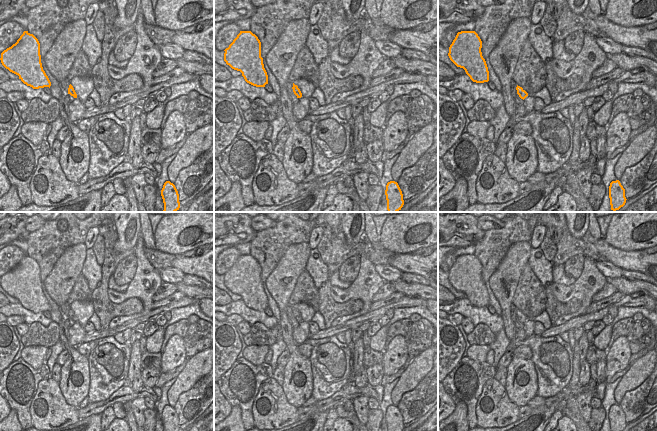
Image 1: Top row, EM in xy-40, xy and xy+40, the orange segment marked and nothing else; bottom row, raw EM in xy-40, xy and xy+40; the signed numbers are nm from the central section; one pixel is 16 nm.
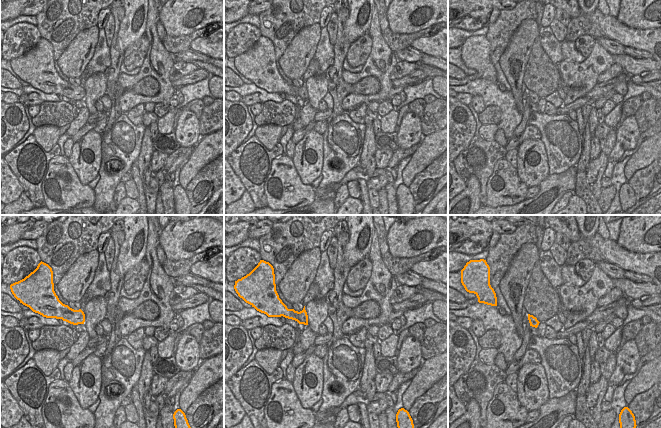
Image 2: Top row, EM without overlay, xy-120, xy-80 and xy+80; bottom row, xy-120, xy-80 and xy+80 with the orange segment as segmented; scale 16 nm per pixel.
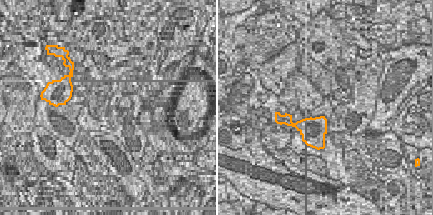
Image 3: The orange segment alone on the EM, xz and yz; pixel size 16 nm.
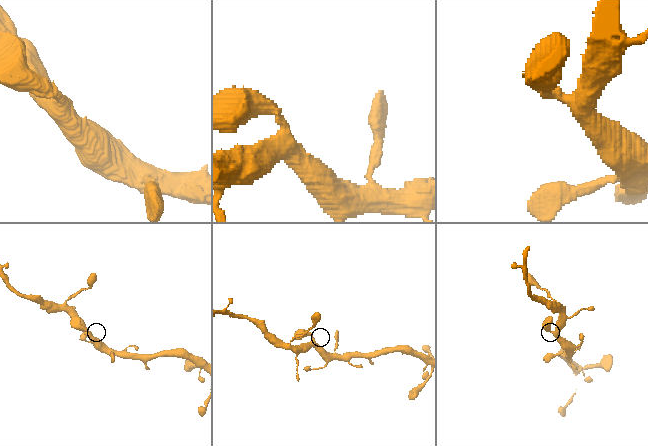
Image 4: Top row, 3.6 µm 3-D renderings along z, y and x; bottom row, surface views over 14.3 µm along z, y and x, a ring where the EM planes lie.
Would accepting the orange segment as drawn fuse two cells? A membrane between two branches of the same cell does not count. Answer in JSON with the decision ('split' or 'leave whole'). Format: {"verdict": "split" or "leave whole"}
{"verdict": "leave whole"}

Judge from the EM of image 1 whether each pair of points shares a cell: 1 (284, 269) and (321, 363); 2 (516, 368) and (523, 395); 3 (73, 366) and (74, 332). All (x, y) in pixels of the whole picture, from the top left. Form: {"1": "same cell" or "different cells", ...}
{"1": "different cells", "2": "same cell", "3": "different cells"}

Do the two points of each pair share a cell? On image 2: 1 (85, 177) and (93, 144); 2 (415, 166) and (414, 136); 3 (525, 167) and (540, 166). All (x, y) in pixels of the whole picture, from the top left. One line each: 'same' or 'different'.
1: same
2: different
3: same

